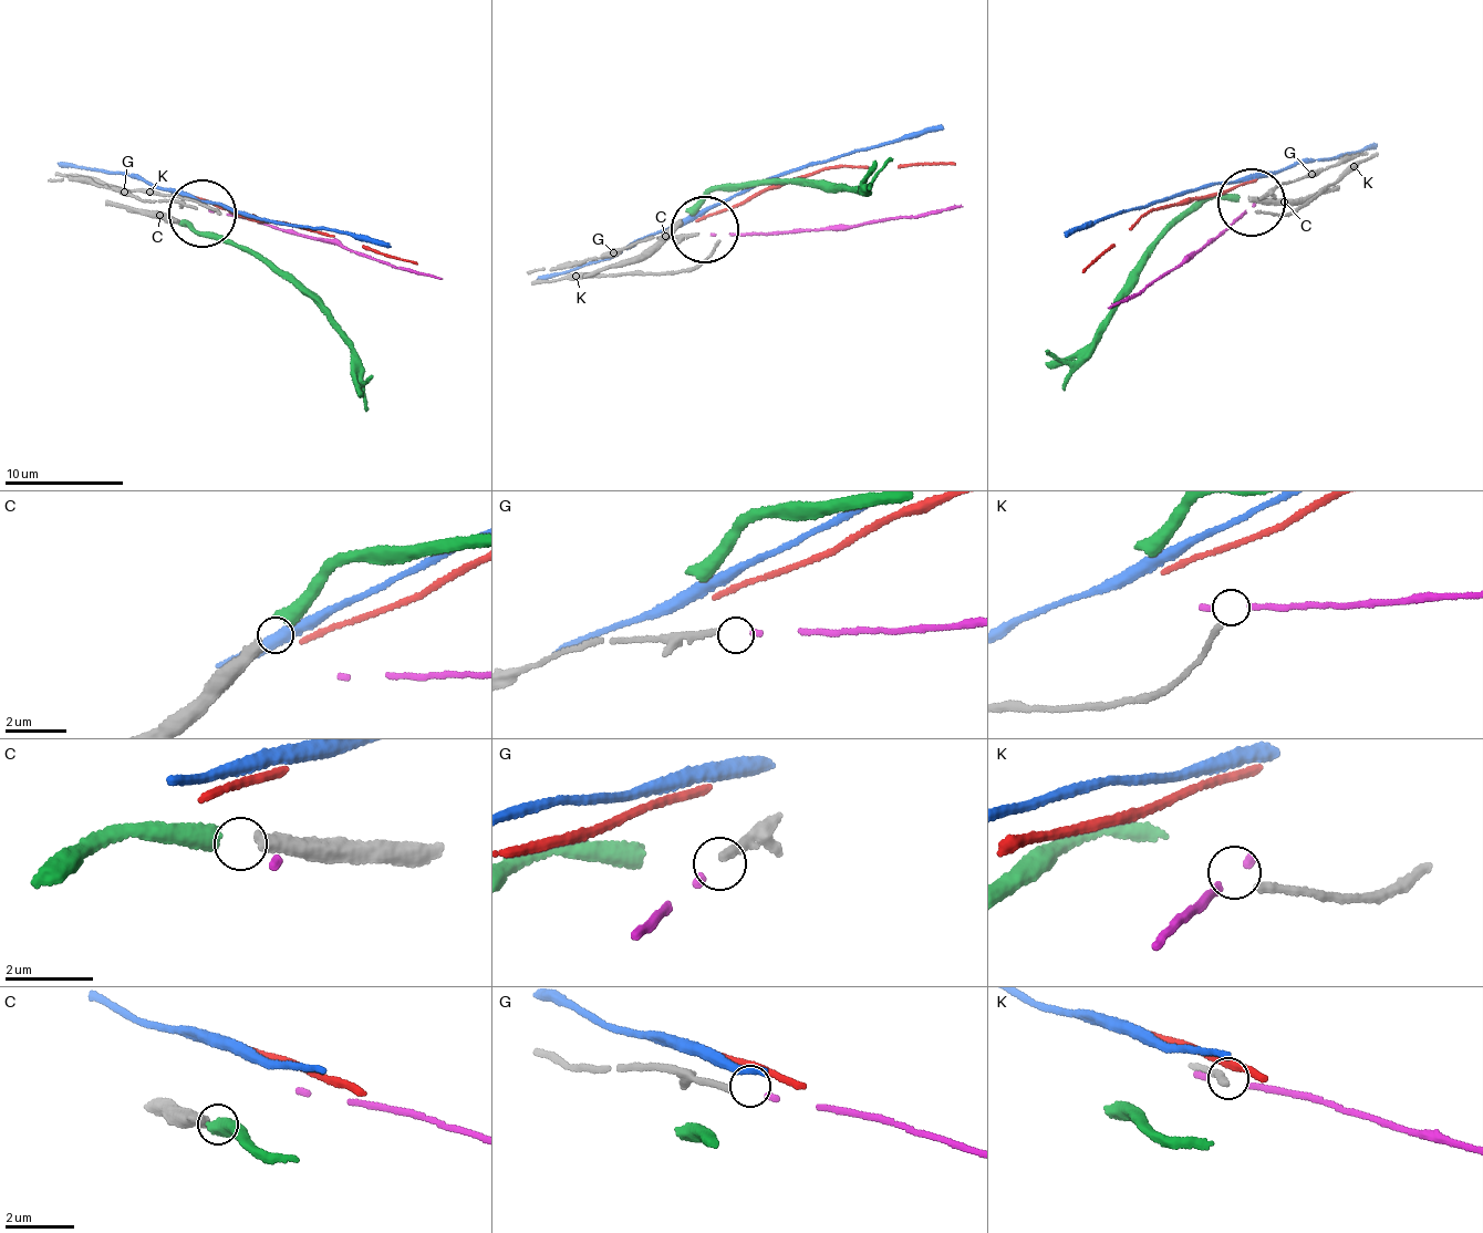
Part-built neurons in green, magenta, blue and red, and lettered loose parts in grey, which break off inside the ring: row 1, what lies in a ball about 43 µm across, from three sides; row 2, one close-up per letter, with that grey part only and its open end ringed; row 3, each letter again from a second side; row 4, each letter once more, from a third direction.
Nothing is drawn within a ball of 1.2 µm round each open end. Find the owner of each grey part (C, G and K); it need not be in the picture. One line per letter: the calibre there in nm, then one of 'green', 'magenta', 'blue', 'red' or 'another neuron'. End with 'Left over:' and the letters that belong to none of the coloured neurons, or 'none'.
C: 340 nm | green
G: 190 nm | magenta
K: 180 nm | another neuron
Left over: K

